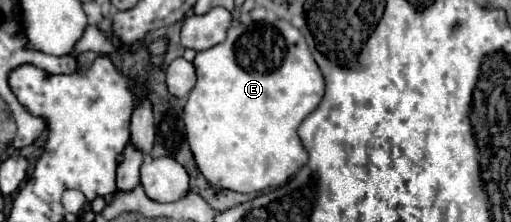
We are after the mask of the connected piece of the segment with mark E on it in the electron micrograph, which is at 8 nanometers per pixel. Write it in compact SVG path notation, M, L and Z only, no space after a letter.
M258 21L252 25L236 23L228 29L226 41L200 51L192 61L196 85L184 105L182 121L200 173L216 187L236 193L256 193L284 185L306 161L308 153L298 137L298 125L316 109L324 97L324 77L308 53L304 35L288 21Z

